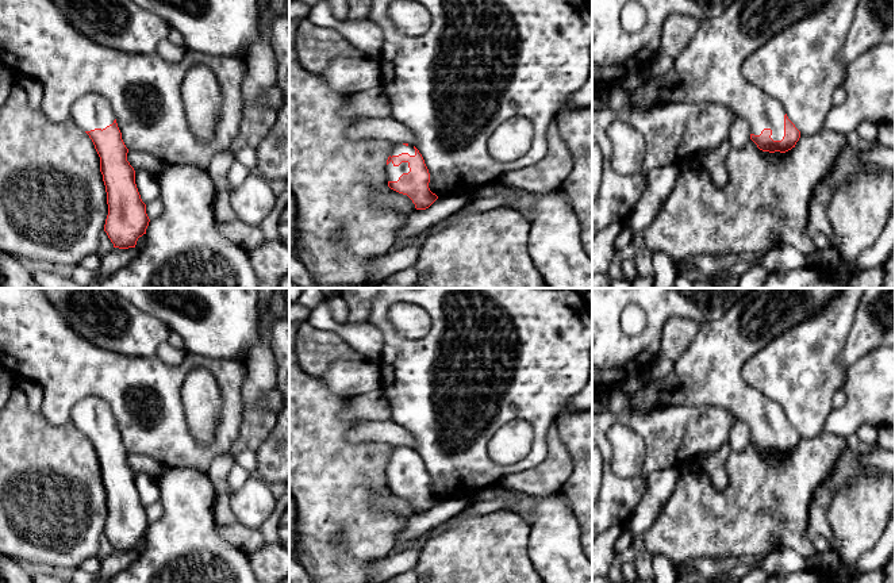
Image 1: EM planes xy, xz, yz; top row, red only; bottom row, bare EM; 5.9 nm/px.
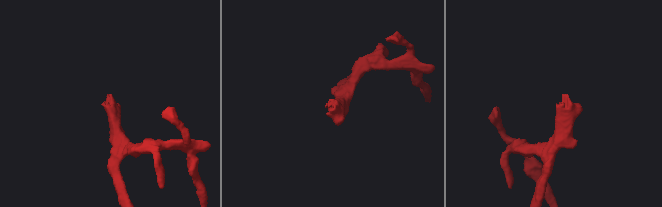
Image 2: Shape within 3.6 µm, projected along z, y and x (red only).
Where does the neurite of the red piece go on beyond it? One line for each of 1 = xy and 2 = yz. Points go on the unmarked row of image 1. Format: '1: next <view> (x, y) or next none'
1: next xy (91, 414)
2: next yz (709, 372)

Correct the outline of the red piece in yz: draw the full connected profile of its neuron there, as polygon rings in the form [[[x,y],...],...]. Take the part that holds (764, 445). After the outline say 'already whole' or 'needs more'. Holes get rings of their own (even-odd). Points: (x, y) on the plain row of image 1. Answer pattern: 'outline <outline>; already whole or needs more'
outline [[[753,288],[719,319],[699,323],[692,344],[673,363],[673,373],[661,380],[645,377],[635,394],[626,395],[627,402],[638,409],[717,406],[749,425],[750,442],[760,453],[769,456],[791,453],[799,444],[800,434],[776,402],[745,381],[742,367],[775,337],[822,310],[838,292],[840,288]]]; needs more

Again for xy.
outline [[[96,395],[85,396],[72,409],[70,422],[89,438],[100,460],[108,507],[104,534],[114,551],[135,551],[150,522],[110,406]]]; needs more

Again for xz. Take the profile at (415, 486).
outline [[[393,448],[387,463],[385,476],[388,490],[407,498],[416,513],[426,513],[438,502],[429,491],[430,476],[425,463],[412,448]]]; needs more

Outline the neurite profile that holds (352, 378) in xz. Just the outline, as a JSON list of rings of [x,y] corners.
[[[338,360],[326,369],[320,379],[333,392],[346,396],[358,396],[381,388],[379,364],[361,360]]]

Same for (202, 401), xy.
[[[205,368],[192,369],[181,390],[188,429],[196,444],[210,446],[226,414],[215,376]]]

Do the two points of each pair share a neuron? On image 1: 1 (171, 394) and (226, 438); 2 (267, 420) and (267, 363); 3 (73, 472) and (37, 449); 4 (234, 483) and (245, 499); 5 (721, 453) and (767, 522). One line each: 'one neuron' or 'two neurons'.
1: one neuron
2: one neuron
3: one neuron
4: two neurons
5: two neurons

